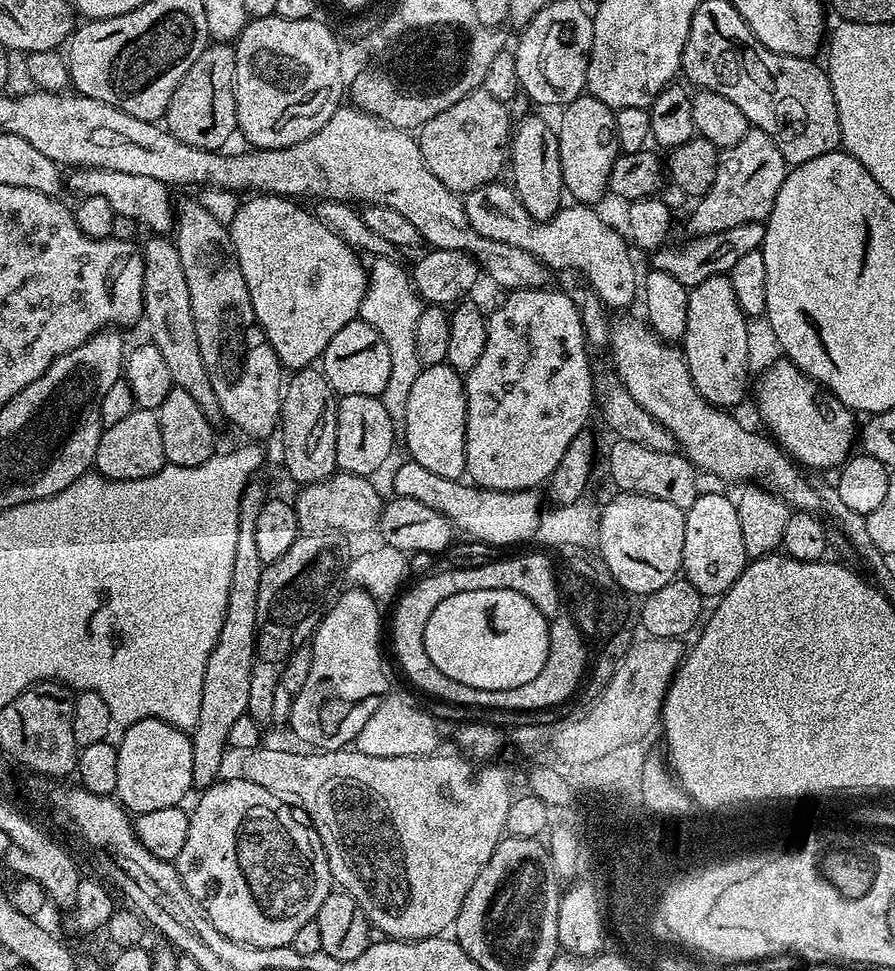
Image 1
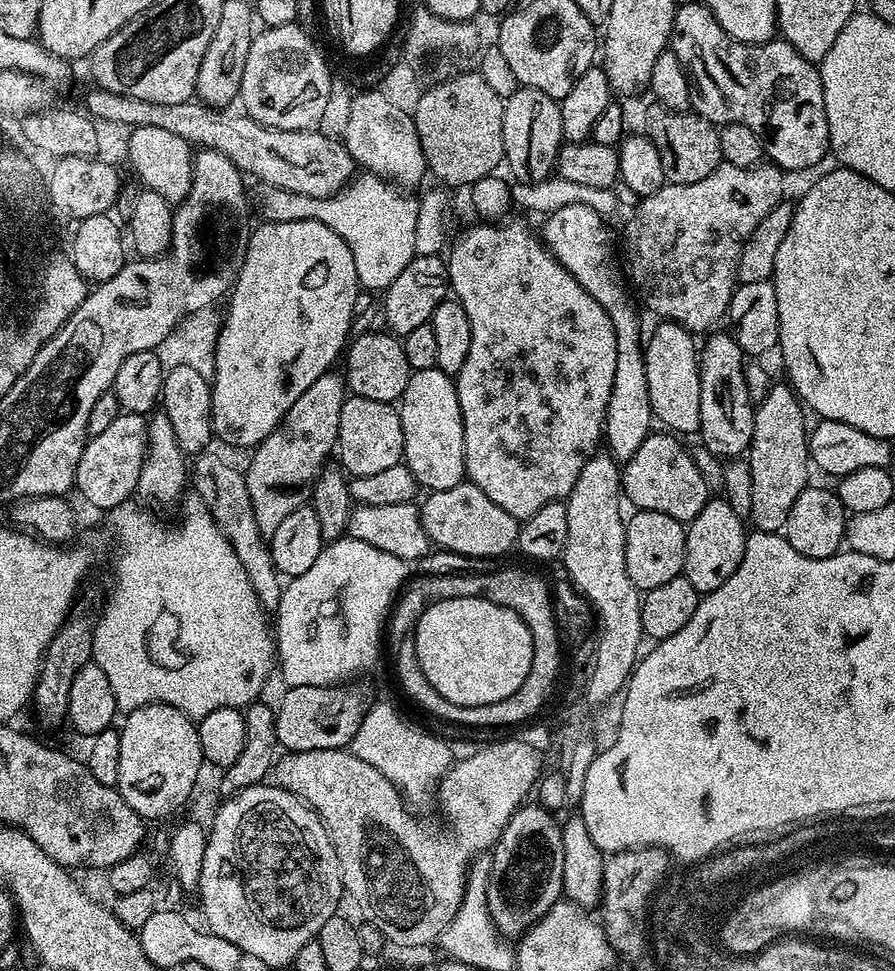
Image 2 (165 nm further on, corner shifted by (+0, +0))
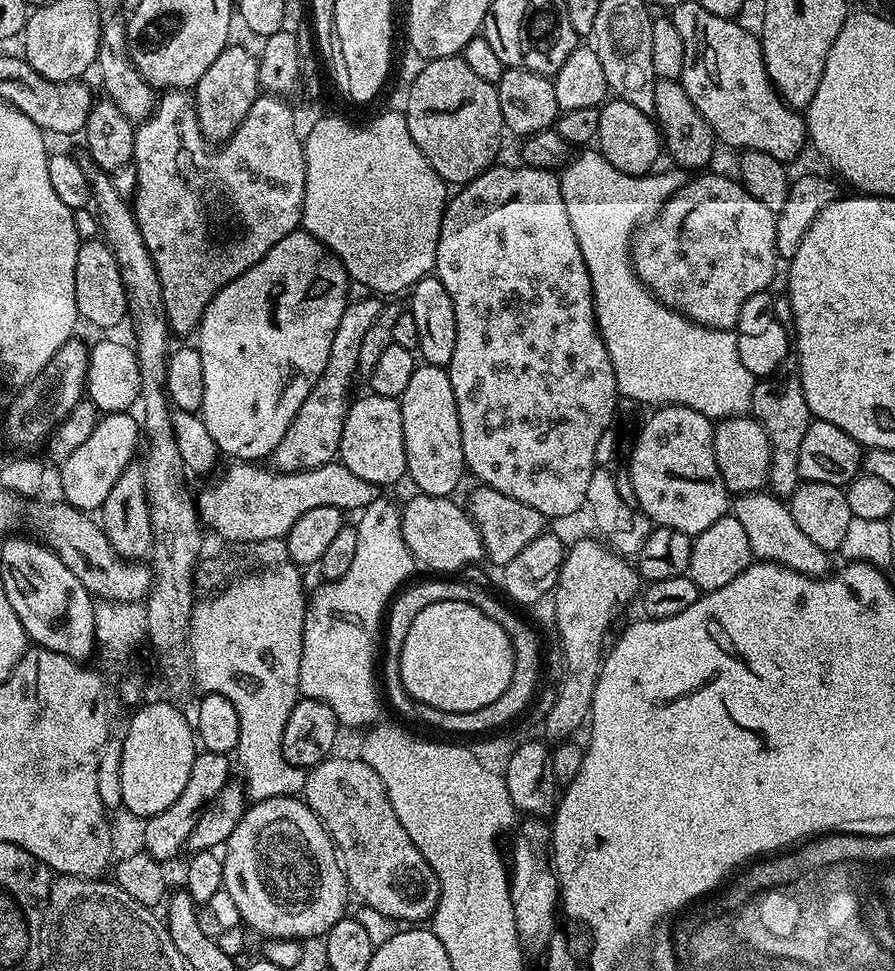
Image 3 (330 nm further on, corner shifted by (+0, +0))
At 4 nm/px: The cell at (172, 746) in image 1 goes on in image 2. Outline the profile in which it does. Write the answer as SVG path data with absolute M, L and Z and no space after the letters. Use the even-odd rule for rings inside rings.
M147 704L123 717L124 728L119 729L122 742L122 754L118 757L118 782L116 788L120 797L145 821L160 820L171 812L176 812L187 805L194 787L194 778L198 768L205 761L202 754L202 742L198 742L198 727L193 717L182 710L165 704Z

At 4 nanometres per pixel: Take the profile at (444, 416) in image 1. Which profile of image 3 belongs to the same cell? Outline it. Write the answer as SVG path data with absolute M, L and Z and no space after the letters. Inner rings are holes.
M421 363L398 399L406 442L407 479L412 479L423 495L451 497L452 491L459 486L460 479L466 476L466 469L458 406L447 368Z

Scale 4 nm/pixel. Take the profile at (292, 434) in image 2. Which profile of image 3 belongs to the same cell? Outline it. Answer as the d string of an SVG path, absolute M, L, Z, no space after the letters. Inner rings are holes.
M364 294L361 300L353 299L344 308L342 319L338 321L338 330L334 330L334 342L330 342L330 358L326 358L326 370L322 370L322 378L314 382L314 390L306 394L306 402L298 406L298 414L294 414L294 422L290 422L290 430L282 434L282 442L278 442L270 457L271 463L279 471L301 472L333 463L337 459L342 426L350 403L348 391L360 372L358 353L364 335L369 332L370 326L374 326L374 318L378 318L381 307L381 301L375 295Z

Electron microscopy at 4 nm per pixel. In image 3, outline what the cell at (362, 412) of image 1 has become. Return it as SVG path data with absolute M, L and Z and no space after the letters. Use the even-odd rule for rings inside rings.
M367 395L360 396L357 400L355 397L349 403L342 426L338 460L346 466L346 470L366 482L374 482L378 486L396 484L400 479L405 479L408 471L400 401L397 398Z

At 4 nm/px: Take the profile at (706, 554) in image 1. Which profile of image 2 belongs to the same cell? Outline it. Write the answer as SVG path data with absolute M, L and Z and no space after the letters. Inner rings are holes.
M710 498L706 506L687 525L684 537L686 538L686 554L684 555L683 575L694 586L694 590L707 594L718 590L726 578L738 570L744 557L746 546L746 524L741 516L736 514L724 498Z

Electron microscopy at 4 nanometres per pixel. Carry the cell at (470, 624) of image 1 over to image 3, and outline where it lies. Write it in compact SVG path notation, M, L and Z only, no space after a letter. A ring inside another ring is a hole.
M434 602L410 622L400 655L402 686L420 704L443 712L473 712L490 706L510 686L514 650L506 630L466 602Z

